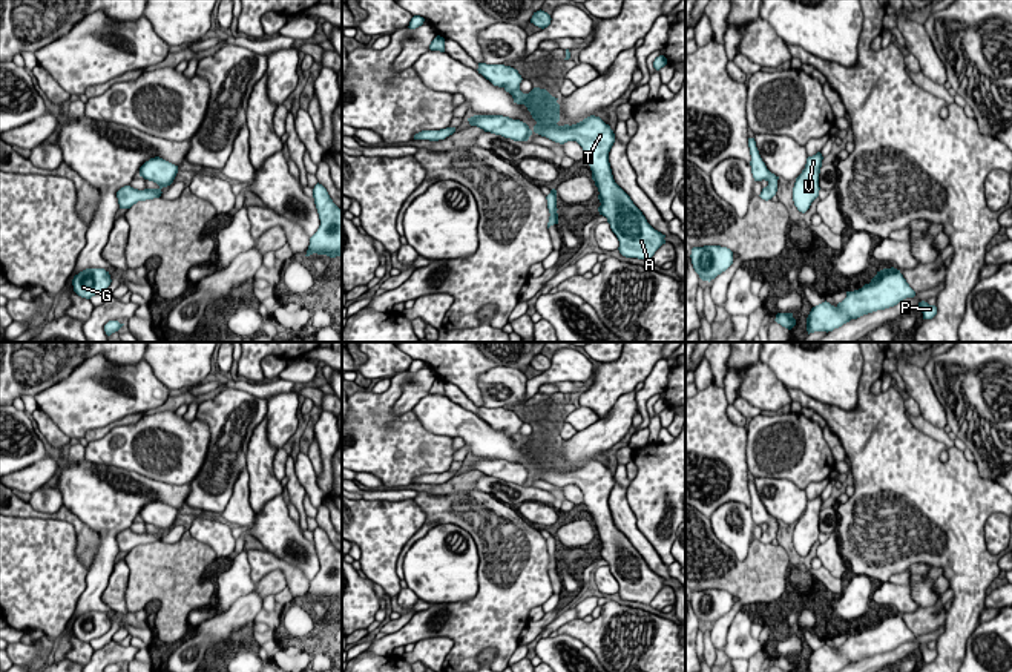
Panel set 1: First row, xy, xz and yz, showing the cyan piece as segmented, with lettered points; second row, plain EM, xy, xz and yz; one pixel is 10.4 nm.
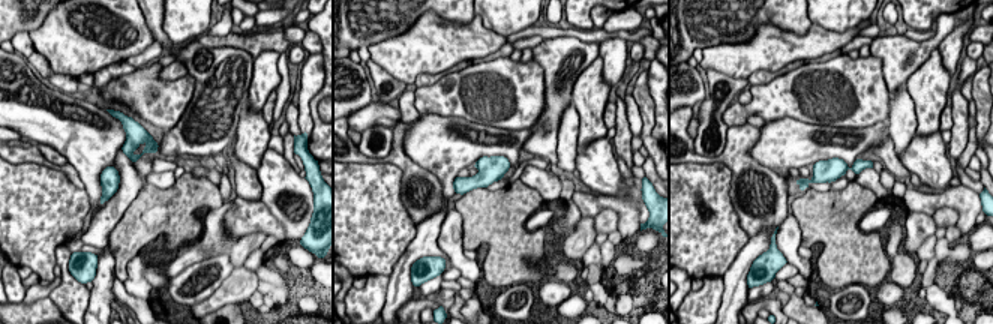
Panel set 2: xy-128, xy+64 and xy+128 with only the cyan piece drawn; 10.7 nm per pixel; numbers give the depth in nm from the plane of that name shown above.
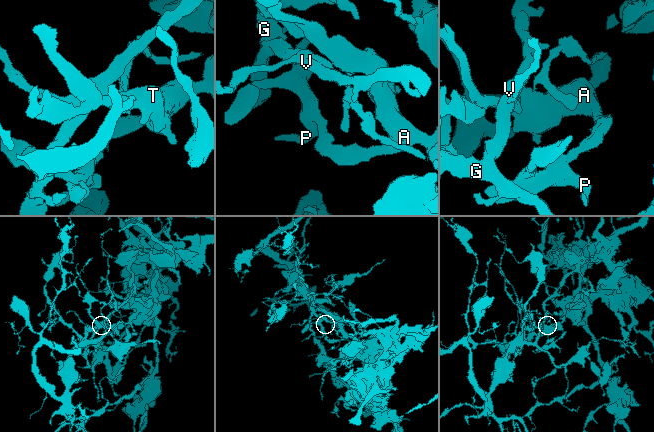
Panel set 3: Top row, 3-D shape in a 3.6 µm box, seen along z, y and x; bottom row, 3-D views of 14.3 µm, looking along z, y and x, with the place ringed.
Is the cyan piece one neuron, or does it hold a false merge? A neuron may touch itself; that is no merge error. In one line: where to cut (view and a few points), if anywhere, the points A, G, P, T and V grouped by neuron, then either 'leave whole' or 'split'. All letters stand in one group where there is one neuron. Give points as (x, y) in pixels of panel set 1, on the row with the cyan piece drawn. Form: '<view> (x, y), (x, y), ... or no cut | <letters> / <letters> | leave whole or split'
xy (157, 163), (157, 168), (147, 172), (149, 180) | A P T / G V | split

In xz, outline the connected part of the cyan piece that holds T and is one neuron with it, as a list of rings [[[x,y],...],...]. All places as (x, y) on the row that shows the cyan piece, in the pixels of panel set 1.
[[[501,64],[501,74],[492,75],[491,83],[503,87],[514,103],[524,104],[537,121],[534,132],[555,143],[577,141],[584,150],[584,161],[590,166],[592,180],[598,187],[600,215],[607,218],[619,241],[619,253],[626,258],[650,261],[665,244],[665,235],[655,230],[633,204],[630,196],[615,183],[609,152],[615,133],[600,117],[590,115],[577,124],[558,126],[560,104],[546,89],[534,87],[529,94],[520,91],[521,75],[517,69]]]

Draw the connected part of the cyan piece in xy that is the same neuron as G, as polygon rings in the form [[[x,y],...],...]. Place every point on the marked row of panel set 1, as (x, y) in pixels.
[[[86,268],[72,279],[74,292],[86,299],[103,293],[110,282],[110,275],[104,268]]]

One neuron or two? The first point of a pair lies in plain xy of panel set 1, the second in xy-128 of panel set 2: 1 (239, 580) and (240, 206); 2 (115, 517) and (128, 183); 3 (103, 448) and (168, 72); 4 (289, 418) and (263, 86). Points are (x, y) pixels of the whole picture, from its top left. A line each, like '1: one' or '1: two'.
1: two
2: two
3: two
4: one

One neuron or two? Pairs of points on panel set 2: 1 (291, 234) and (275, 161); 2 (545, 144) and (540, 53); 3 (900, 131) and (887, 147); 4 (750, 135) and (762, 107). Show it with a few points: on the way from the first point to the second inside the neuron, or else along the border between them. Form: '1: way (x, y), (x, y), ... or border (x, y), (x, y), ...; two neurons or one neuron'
1: way (285, 216), (273, 203), (275, 179); one neuron
2: way (549, 122), (552, 113), (552, 75); one neuron
3: border (890, 135), (897, 158); two neurons
4: border (746, 122), (728, 128); two neurons

